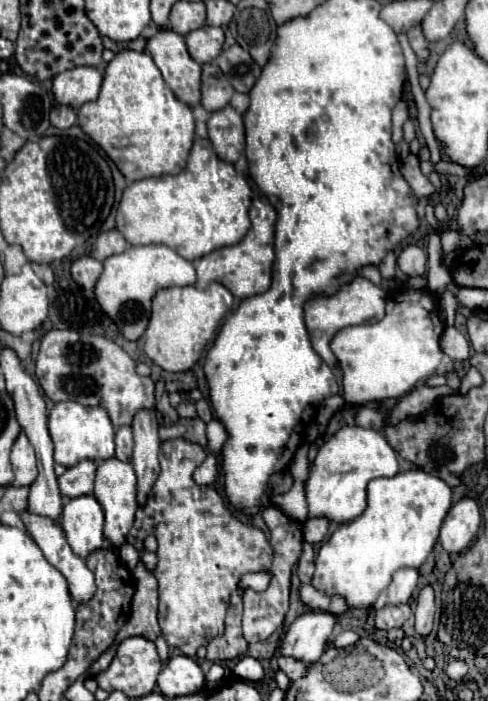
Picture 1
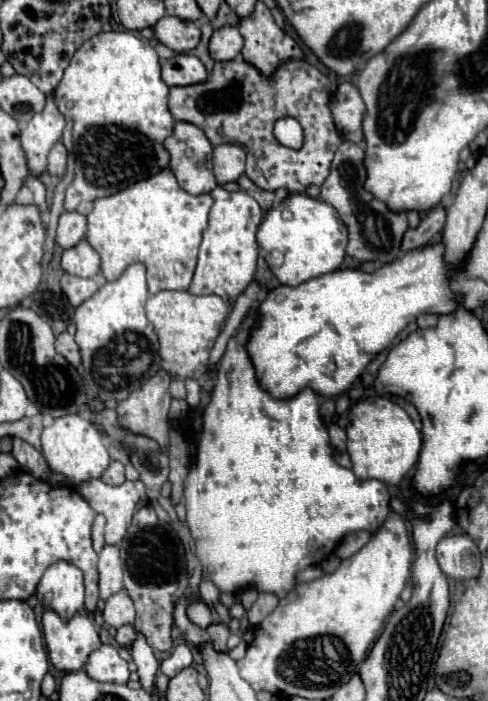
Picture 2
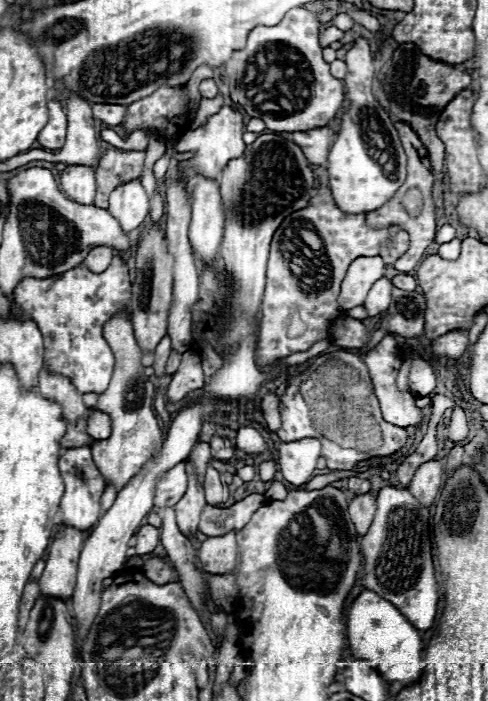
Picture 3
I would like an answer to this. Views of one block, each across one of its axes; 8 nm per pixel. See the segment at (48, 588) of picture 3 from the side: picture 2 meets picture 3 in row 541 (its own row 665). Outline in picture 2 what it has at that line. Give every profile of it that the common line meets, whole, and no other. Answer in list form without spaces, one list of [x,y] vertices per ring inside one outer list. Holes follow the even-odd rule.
[[[44,608],[42,630],[44,630],[46,648],[48,648],[48,658],[54,664],[54,668],[58,668],[62,672],[82,670],[86,660],[90,658],[90,654],[102,646],[100,632],[88,614],[74,614],[70,620],[62,620],[54,610]]]

